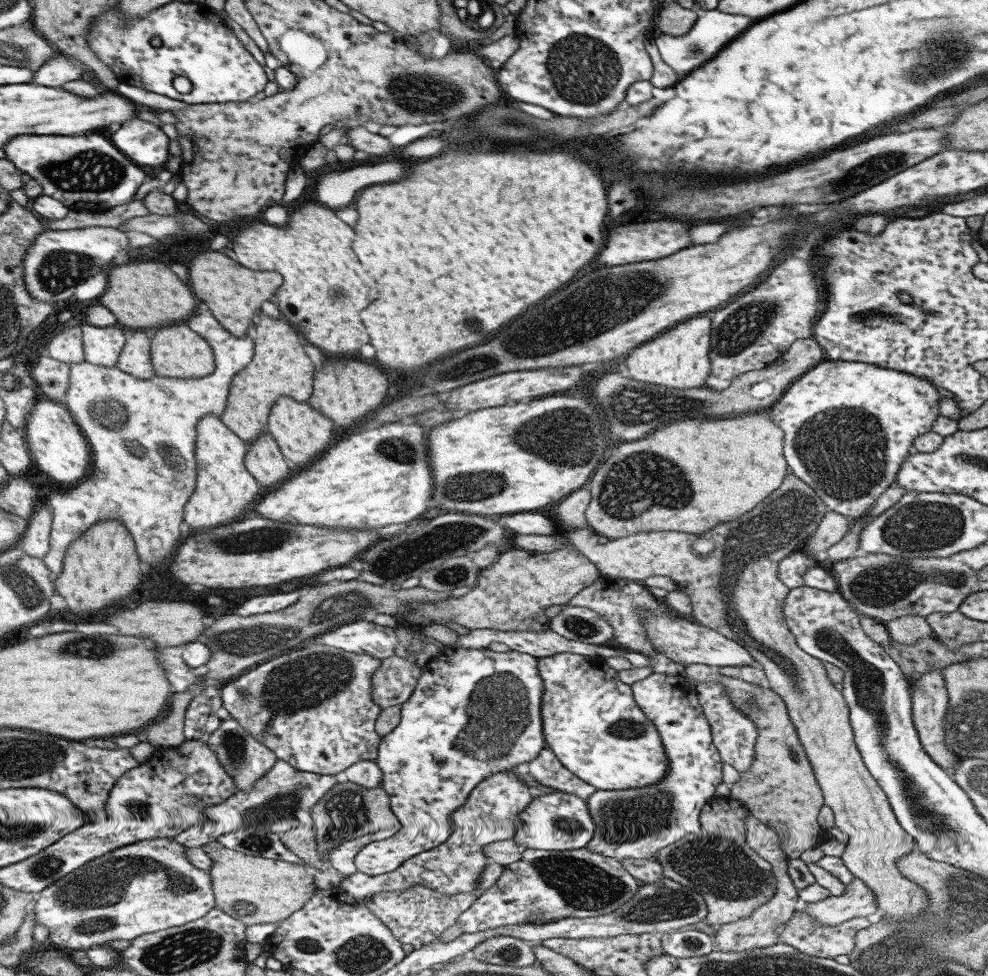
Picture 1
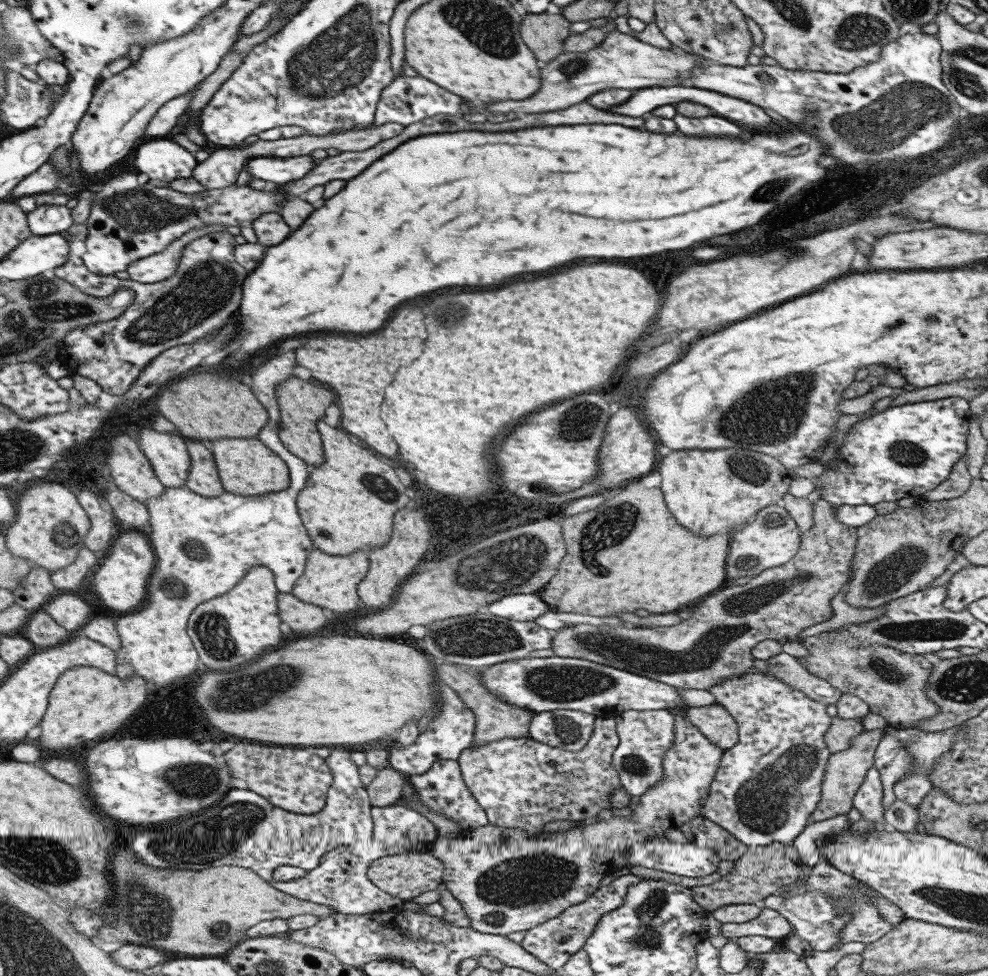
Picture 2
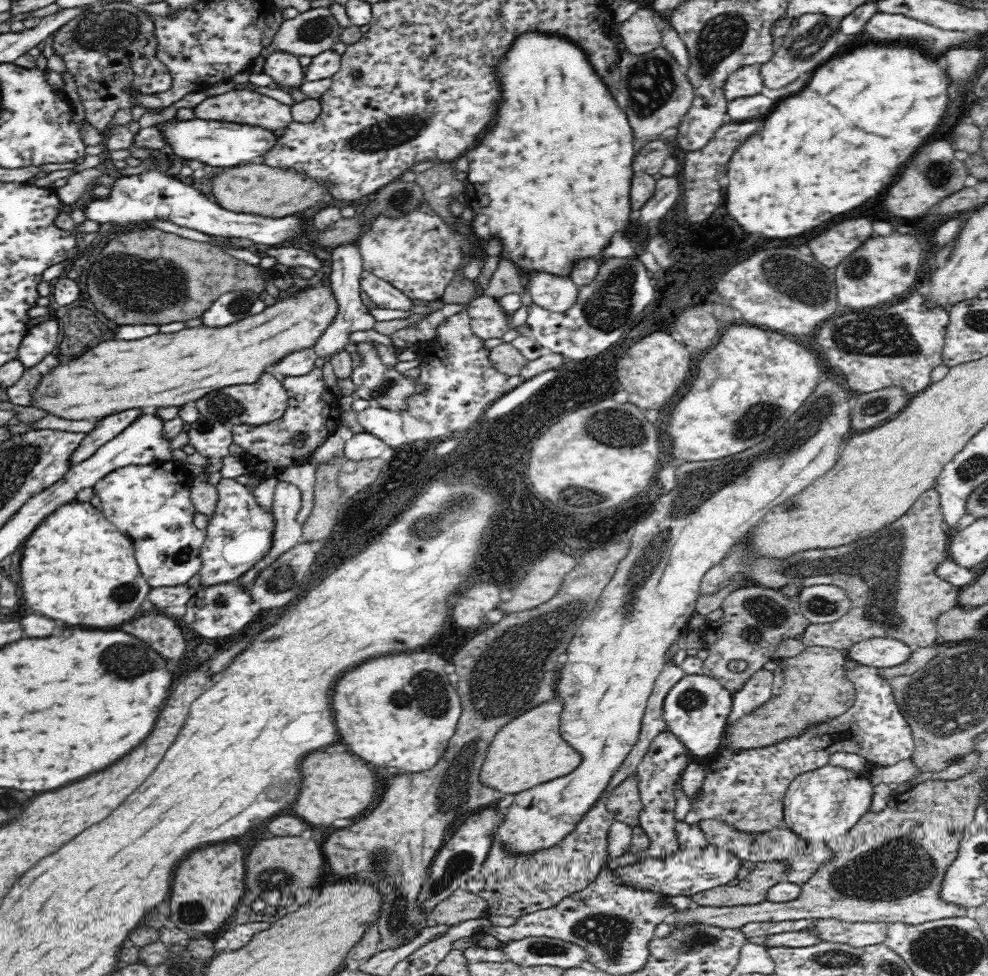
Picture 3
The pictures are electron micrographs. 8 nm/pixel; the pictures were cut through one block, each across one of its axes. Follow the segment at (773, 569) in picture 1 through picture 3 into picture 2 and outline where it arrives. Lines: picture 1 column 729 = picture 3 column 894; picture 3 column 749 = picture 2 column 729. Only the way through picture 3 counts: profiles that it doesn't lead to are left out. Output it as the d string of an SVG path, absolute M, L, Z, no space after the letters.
M781 503L766 506L744 527L732 533L725 566L728 578L757 577L763 570L786 564L801 545L801 531Z

